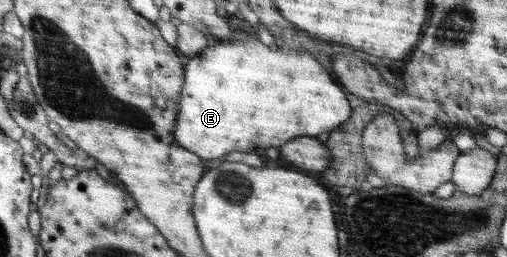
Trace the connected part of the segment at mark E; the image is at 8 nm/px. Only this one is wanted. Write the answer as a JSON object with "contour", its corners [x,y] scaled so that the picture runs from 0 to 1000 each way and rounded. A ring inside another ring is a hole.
{"contour":[[[487,140],[477,156],[460,160],[428,160],[416,163],[389,218],[379,222],[365,241],[363,253],[363,319],[357,377],[353,377],[351,436],[343,471],[339,510],[343,549],[369,588],[379,588],[385,603],[400,615],[404,626],[412,619],[436,615],[454,588],[505,588],[511,576],[542,591],[554,564],[562,564],[568,549],[594,529],[619,529],[631,518],[649,518],[665,502],[690,447],[694,416],[688,370],[677,354],[677,339],[661,300],[649,300],[651,276],[633,268],[633,253],[609,214],[609,206],[586,206],[570,183],[527,179],[519,171],[507,140]]]}

